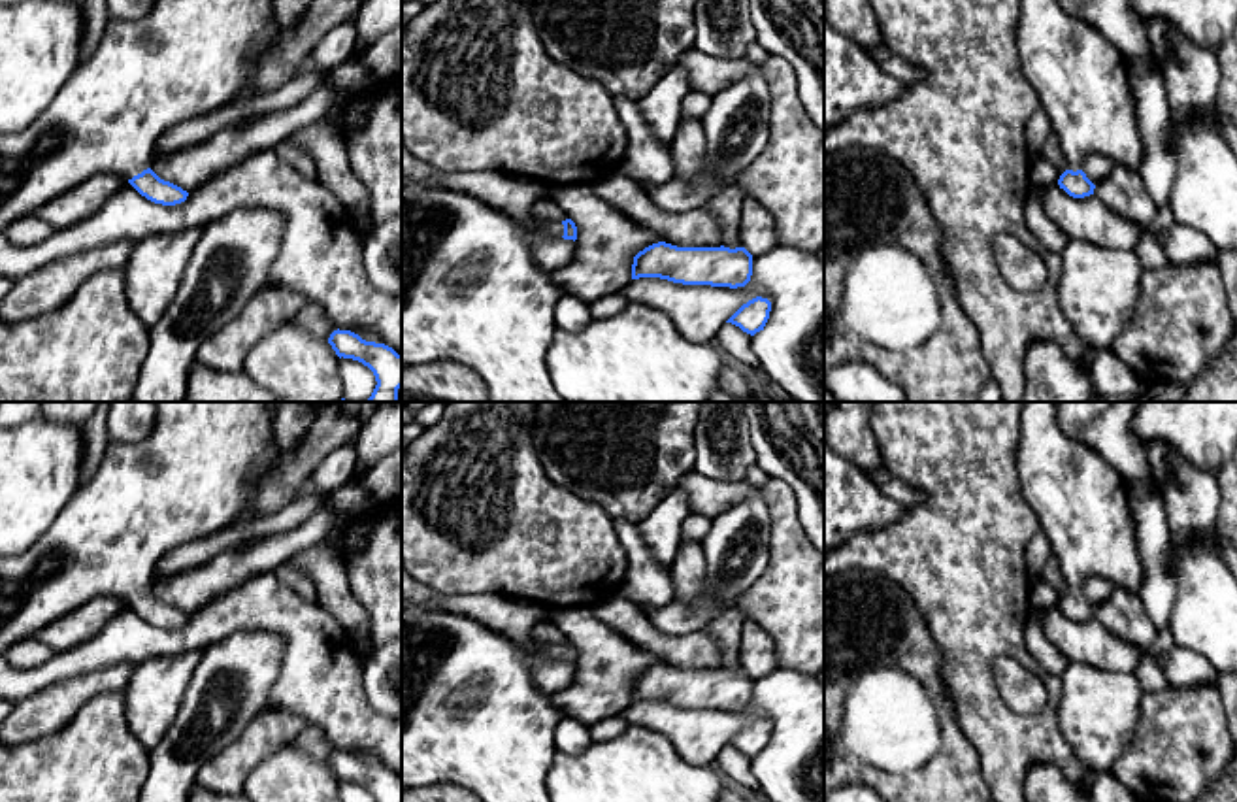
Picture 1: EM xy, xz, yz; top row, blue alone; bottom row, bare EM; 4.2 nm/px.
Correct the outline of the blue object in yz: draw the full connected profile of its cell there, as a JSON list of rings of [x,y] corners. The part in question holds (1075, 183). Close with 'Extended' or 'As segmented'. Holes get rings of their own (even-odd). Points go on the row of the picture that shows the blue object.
[[[1020,0],[1020,68],[1058,136],[1065,172],[1058,185],[1073,198],[1094,194],[1082,160],[1099,153],[1139,170],[1139,134],[1128,58],[1090,23],[1065,13],[1058,0]]]. Extended

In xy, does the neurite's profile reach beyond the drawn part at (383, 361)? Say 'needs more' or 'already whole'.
already whole

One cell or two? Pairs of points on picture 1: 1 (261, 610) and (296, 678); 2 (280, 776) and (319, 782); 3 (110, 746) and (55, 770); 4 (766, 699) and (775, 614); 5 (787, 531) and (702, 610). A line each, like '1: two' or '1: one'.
1: one
2: one
3: one
4: two
5: two

